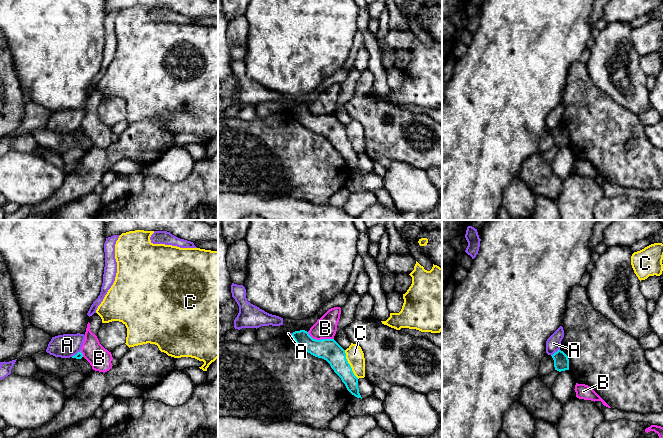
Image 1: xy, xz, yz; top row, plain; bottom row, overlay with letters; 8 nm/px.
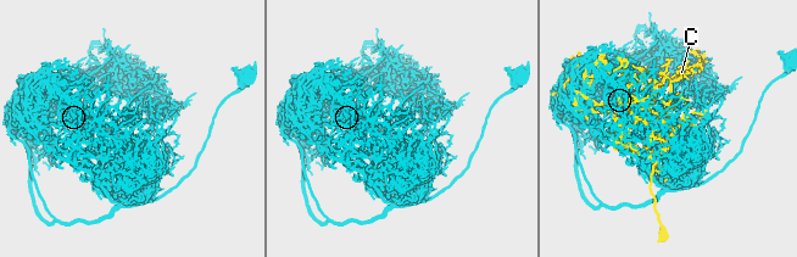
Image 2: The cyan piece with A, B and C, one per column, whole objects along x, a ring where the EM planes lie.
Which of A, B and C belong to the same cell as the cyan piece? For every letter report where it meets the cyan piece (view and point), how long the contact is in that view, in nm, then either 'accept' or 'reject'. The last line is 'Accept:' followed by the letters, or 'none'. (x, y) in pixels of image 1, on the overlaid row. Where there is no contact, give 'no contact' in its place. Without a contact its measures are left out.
A: yz (555, 352) | 90 nm | reject
B: xz (321, 339) | 220 nm | reject
C: xz (349, 364) | 260 nm | reject
Accept: none

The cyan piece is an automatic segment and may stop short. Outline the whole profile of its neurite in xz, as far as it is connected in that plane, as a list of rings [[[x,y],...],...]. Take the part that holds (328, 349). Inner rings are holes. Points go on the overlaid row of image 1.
[[[305,330],[295,331],[291,336],[302,349],[315,357],[326,360],[341,378],[347,390],[355,397],[362,399],[358,388],[358,378],[346,359],[345,350],[334,339],[316,340]]]

